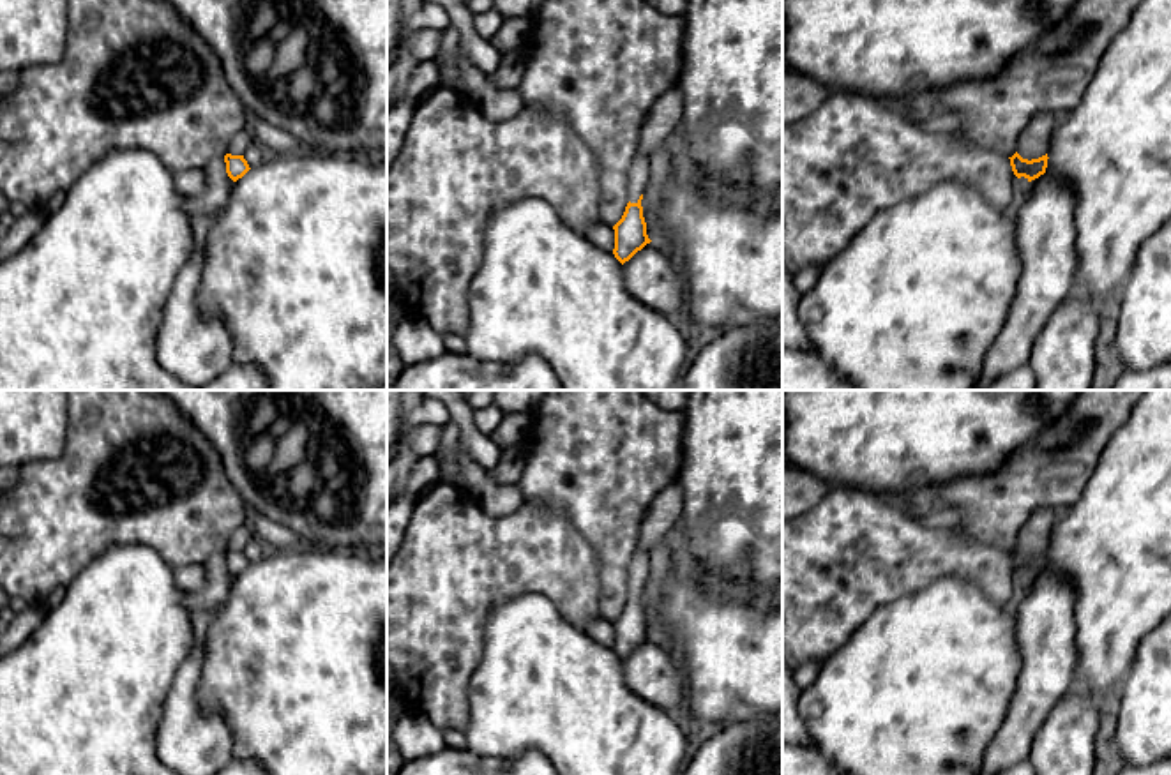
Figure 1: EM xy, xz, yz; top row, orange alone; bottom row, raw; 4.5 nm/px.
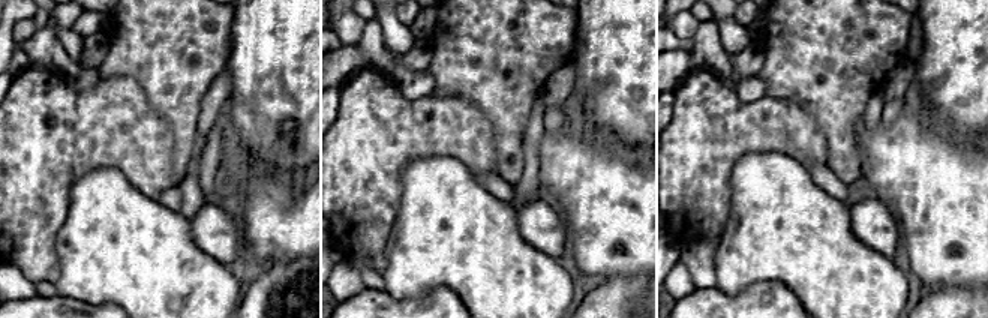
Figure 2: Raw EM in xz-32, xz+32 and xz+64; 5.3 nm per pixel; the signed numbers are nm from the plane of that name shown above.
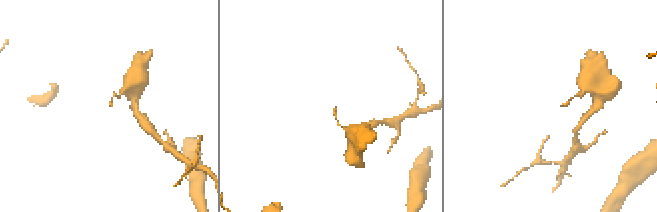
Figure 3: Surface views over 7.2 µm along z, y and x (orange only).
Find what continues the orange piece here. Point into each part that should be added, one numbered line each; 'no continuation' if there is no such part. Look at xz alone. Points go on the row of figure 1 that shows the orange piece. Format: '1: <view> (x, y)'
no continuation

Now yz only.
no continuation

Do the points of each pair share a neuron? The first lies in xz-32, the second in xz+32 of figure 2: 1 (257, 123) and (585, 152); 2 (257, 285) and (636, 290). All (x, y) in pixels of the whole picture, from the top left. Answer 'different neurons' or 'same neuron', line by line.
1: different neurons
2: same neuron

